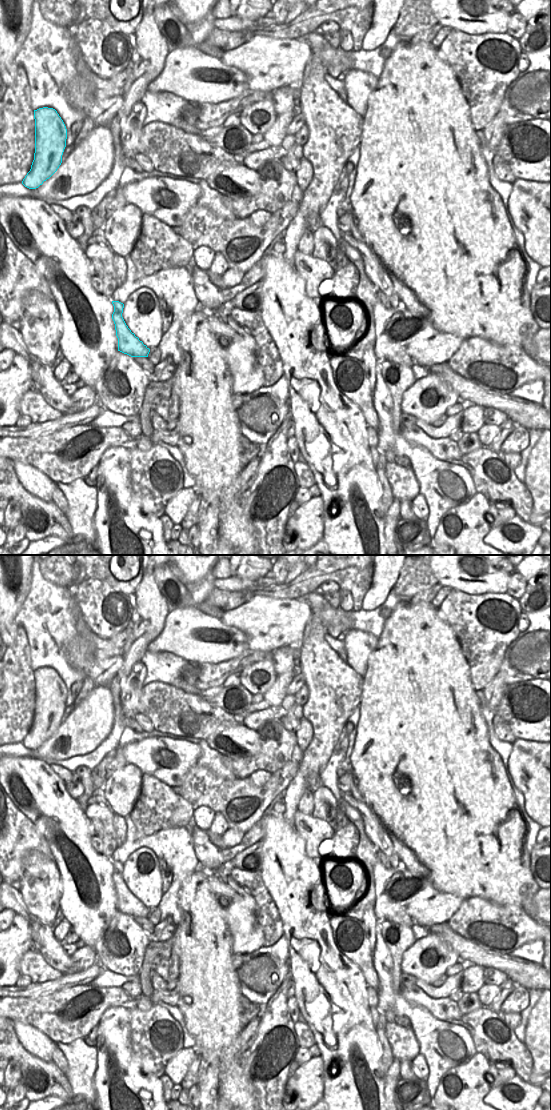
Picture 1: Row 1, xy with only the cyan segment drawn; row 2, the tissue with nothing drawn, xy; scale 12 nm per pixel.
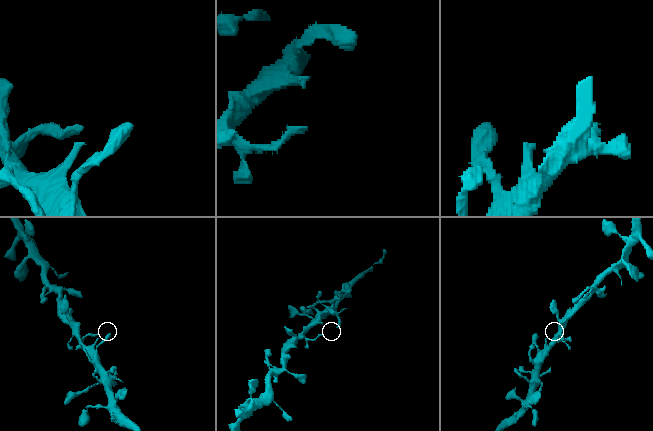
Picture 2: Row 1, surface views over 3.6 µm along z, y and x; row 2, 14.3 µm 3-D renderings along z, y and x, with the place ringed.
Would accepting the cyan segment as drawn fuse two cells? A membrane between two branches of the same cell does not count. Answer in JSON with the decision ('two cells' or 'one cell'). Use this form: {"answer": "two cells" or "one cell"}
{"answer": "one cell"}

